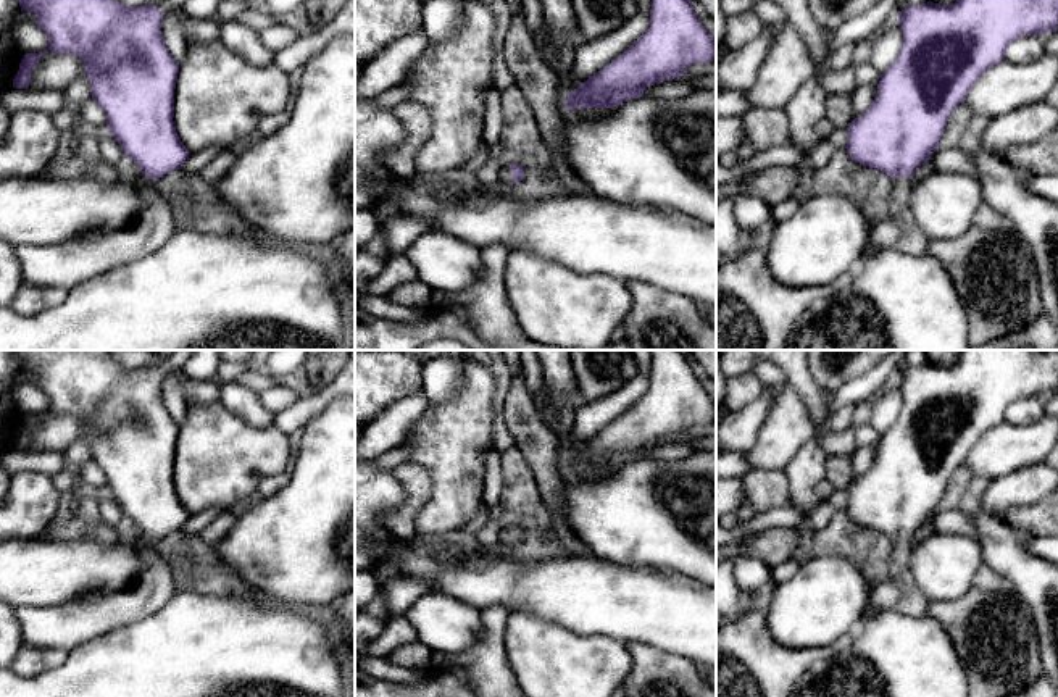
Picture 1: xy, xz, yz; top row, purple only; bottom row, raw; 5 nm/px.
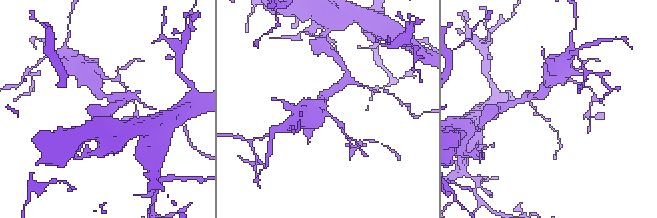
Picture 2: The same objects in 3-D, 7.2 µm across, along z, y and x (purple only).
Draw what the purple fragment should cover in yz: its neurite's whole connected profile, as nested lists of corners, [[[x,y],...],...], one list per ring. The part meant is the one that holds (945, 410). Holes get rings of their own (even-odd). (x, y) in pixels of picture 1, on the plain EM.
[[[961,350],[952,366],[927,363],[906,366],[898,378],[903,403],[895,423],[881,436],[871,468],[848,486],[847,513],[855,524],[874,529],[893,540],[890,578],[898,586],[895,608],[908,616],[929,613],[931,600],[914,584],[910,570],[911,539],[935,513],[952,473],[966,461],[976,442],[1005,421],[1008,407],[1024,397],[1058,392],[1058,350]]]

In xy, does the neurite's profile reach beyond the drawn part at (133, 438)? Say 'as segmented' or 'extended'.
extended

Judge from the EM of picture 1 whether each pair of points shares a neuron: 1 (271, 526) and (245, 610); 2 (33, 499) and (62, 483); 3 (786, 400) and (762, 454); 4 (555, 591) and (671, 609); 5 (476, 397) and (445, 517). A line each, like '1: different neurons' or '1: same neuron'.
1: different neurons
2: different neurons
3: same neuron
4: same neuron
5: same neuron

